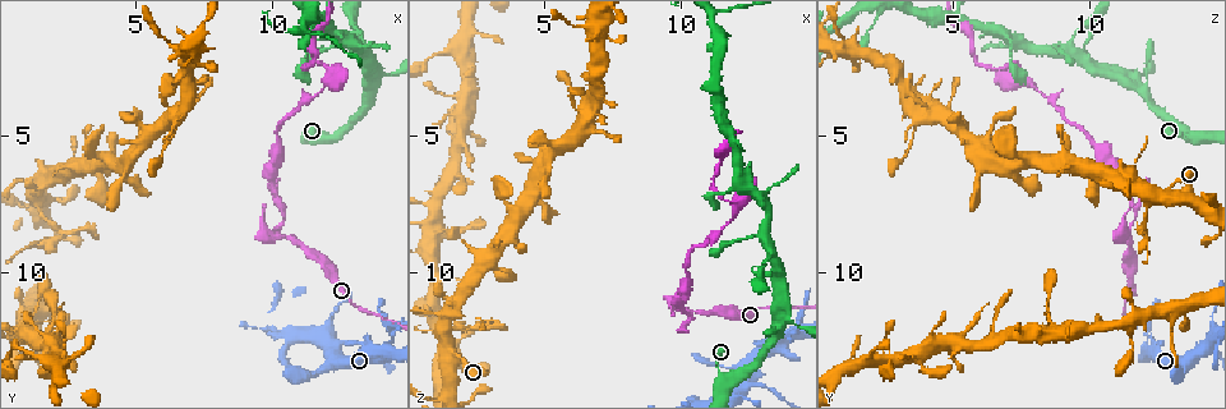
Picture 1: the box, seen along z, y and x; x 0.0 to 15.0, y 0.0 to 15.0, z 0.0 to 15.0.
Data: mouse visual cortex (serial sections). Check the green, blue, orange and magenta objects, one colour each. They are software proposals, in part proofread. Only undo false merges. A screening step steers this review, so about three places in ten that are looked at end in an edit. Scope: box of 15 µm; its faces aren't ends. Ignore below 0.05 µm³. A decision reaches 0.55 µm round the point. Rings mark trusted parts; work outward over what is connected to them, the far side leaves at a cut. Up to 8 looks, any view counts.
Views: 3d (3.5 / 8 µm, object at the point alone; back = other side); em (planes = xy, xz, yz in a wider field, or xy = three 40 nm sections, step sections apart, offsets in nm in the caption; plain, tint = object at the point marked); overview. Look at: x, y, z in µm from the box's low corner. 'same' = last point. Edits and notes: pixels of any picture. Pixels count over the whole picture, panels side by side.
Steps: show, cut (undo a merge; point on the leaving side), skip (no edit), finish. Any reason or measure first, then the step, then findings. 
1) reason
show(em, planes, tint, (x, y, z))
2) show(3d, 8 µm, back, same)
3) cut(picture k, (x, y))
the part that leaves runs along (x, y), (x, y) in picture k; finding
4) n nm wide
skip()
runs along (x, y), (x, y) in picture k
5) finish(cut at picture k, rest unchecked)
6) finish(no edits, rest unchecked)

three-way junction
show(3d, 3.5 µm, (10.3, 8.6, 11.4))

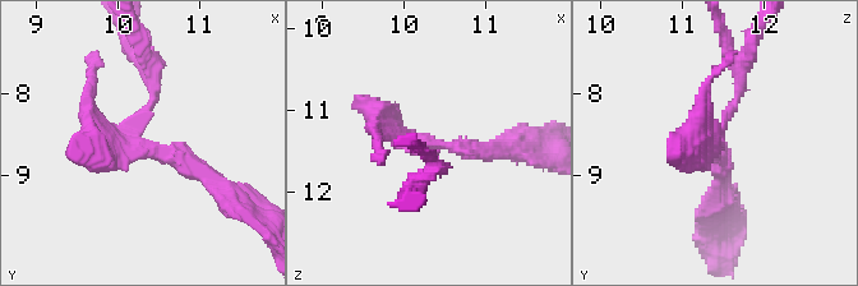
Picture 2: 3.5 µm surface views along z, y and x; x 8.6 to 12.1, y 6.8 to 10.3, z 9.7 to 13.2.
shape alone is not enough
show(em, xy, step 1, tint, (10.30, 8.70, 11.40))

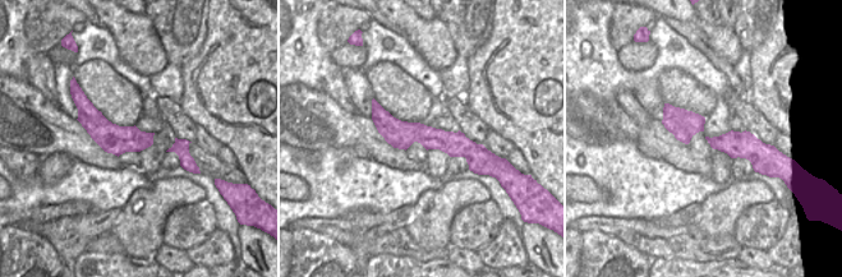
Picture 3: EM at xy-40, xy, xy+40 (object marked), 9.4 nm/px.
skip()
all the same cell

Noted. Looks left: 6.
a narrow waist
show(3d, 3.5 µm, (14.2, 2.8, 11.9))

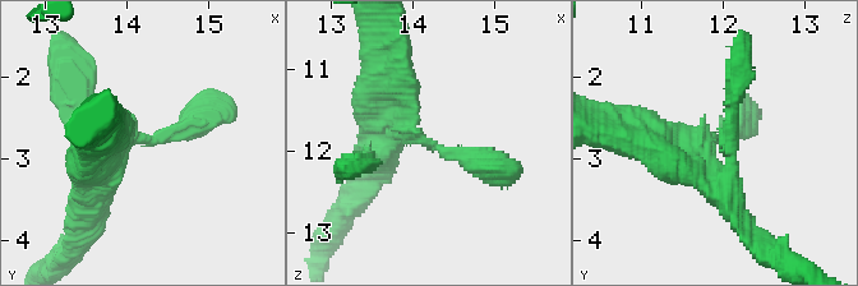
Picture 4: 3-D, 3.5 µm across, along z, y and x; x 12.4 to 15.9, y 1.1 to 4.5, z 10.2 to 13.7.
arms of 300, 350 nm
show(em, xy, step 3, tint, (14.30, 2.80, 11.95))

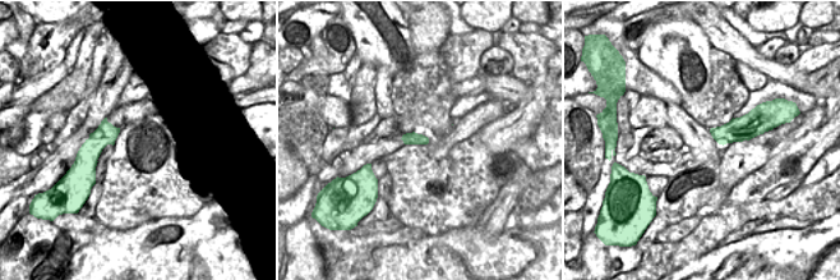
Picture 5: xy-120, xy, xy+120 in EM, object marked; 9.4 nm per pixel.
cut(picture 4, (481, 152))
a second cell is stuck on

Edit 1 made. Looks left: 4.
show(overview)

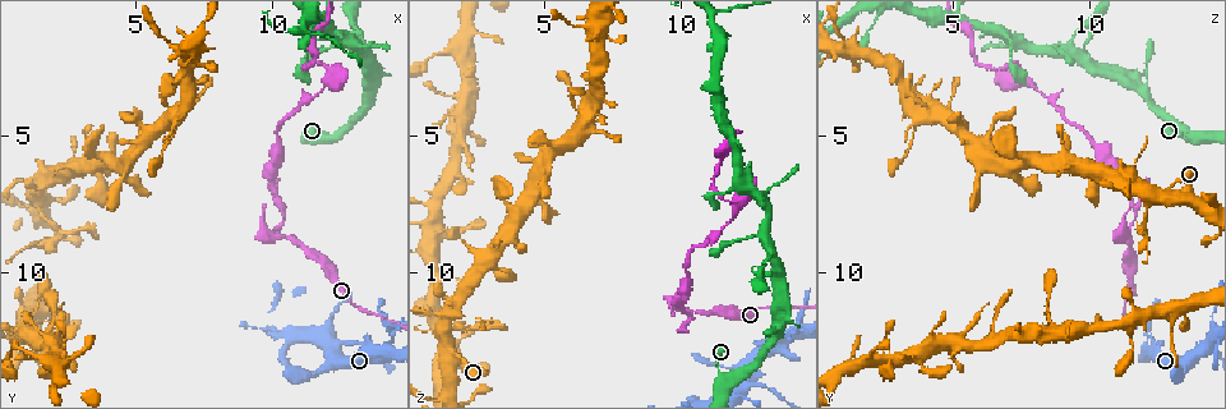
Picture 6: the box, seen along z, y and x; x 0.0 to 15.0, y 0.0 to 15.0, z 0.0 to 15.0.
narrows sharply
show(3d, 3.5 µm, (2.1, 8.4, 12.1))

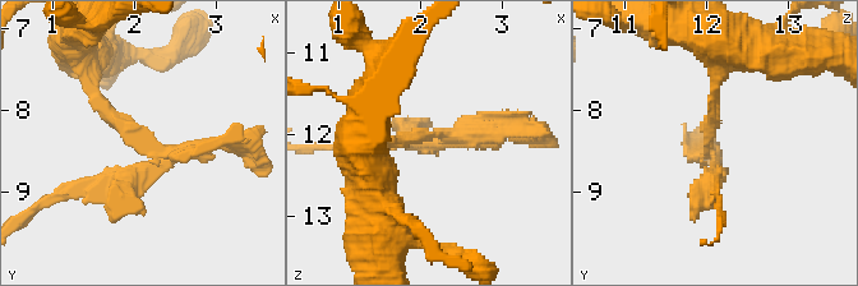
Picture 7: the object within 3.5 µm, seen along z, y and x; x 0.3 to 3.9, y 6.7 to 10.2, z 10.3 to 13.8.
shape alone is not enough
show(em, xy, step 1, tint, (2.15, 8.50, 12.00))

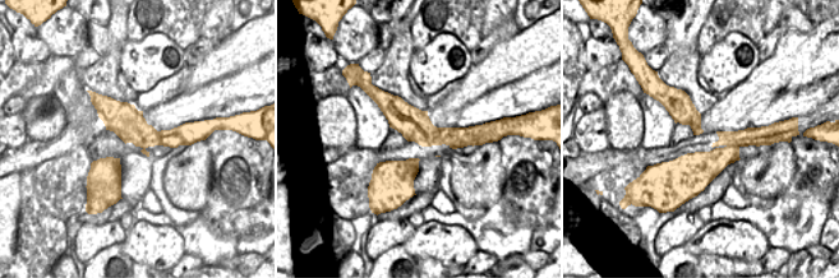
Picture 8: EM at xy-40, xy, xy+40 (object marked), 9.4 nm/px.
cut(picture 7, (488, 129))
the part that leaves runs along (150, 152), (134, 184), (47, 195) in picture 7; two cells meet here

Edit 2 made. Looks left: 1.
finish(cut at picture 4, cut at picture 7, rest unchecked)

